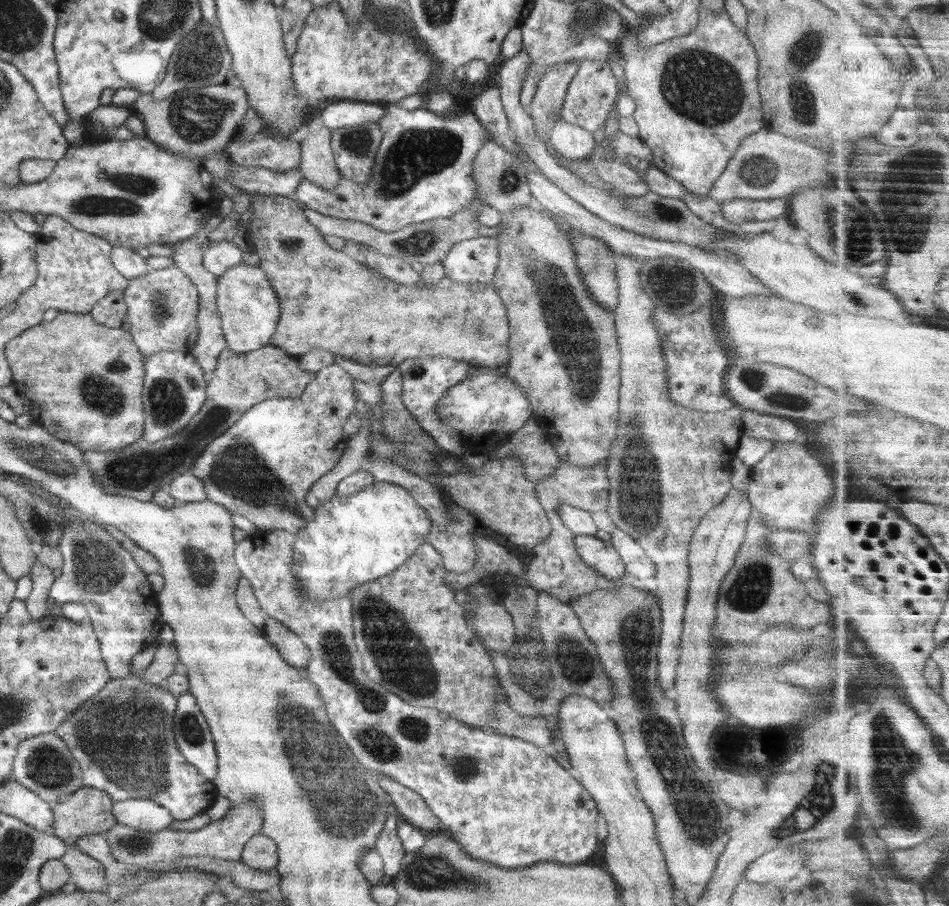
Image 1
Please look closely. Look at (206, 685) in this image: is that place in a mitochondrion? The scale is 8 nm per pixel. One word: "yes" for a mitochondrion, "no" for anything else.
no

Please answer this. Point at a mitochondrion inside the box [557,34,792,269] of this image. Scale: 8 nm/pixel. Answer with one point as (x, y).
(705, 89)

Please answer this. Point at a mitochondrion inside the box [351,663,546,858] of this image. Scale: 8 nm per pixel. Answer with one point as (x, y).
(463, 766)

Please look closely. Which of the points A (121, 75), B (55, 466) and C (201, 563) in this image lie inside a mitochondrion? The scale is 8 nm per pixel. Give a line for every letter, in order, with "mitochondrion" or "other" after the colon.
A: other
B: mitochondrion
C: mitochondrion

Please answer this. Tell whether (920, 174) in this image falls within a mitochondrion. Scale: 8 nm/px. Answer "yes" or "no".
yes

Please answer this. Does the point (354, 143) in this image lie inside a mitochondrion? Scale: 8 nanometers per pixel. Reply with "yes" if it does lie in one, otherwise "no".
yes

